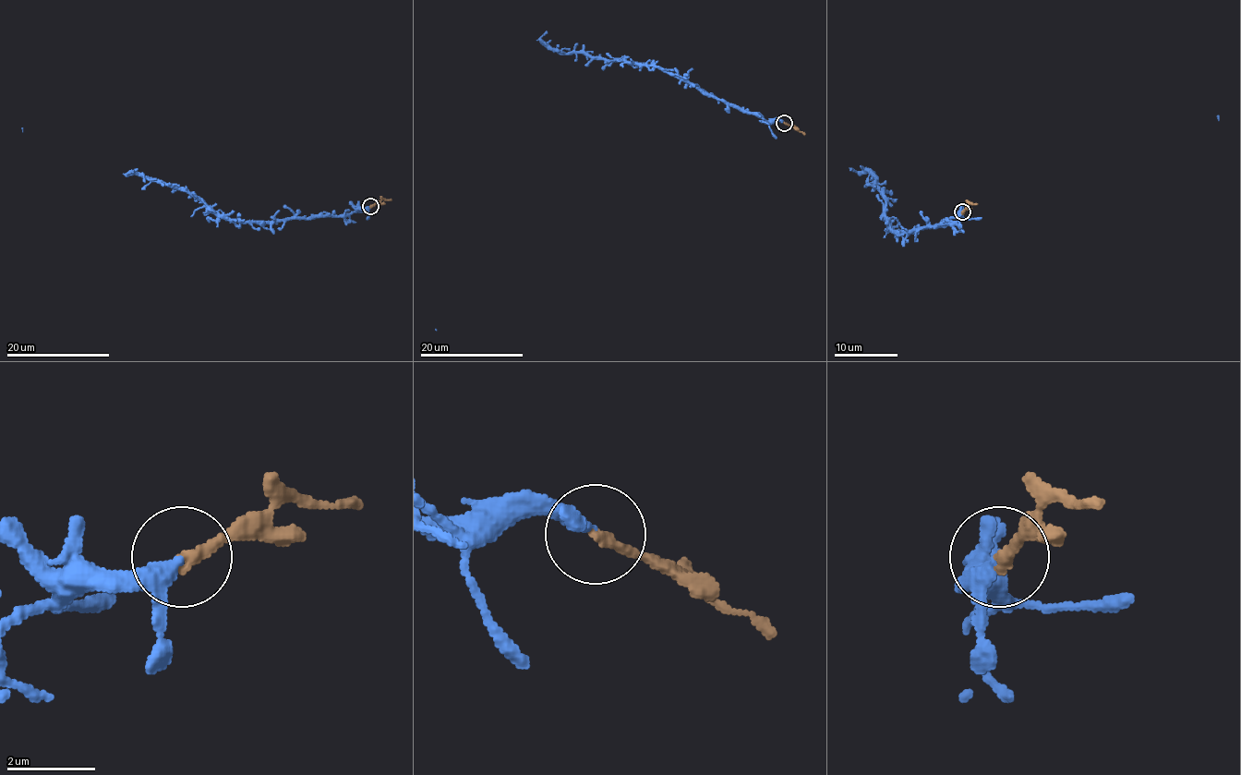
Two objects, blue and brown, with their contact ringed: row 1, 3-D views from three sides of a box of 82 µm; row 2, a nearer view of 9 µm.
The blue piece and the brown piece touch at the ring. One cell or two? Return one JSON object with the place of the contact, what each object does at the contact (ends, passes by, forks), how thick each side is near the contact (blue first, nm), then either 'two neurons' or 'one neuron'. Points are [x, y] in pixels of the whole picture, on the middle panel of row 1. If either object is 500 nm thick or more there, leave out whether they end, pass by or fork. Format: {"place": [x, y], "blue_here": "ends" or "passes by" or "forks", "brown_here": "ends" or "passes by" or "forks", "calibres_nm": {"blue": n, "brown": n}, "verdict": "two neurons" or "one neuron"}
{"place": [784, 123], "blue_here": "passes by", "brown_here": "ends", "calibres_nm": {"blue": 220, "brown": 280}, "verdict": "one neuron"}

